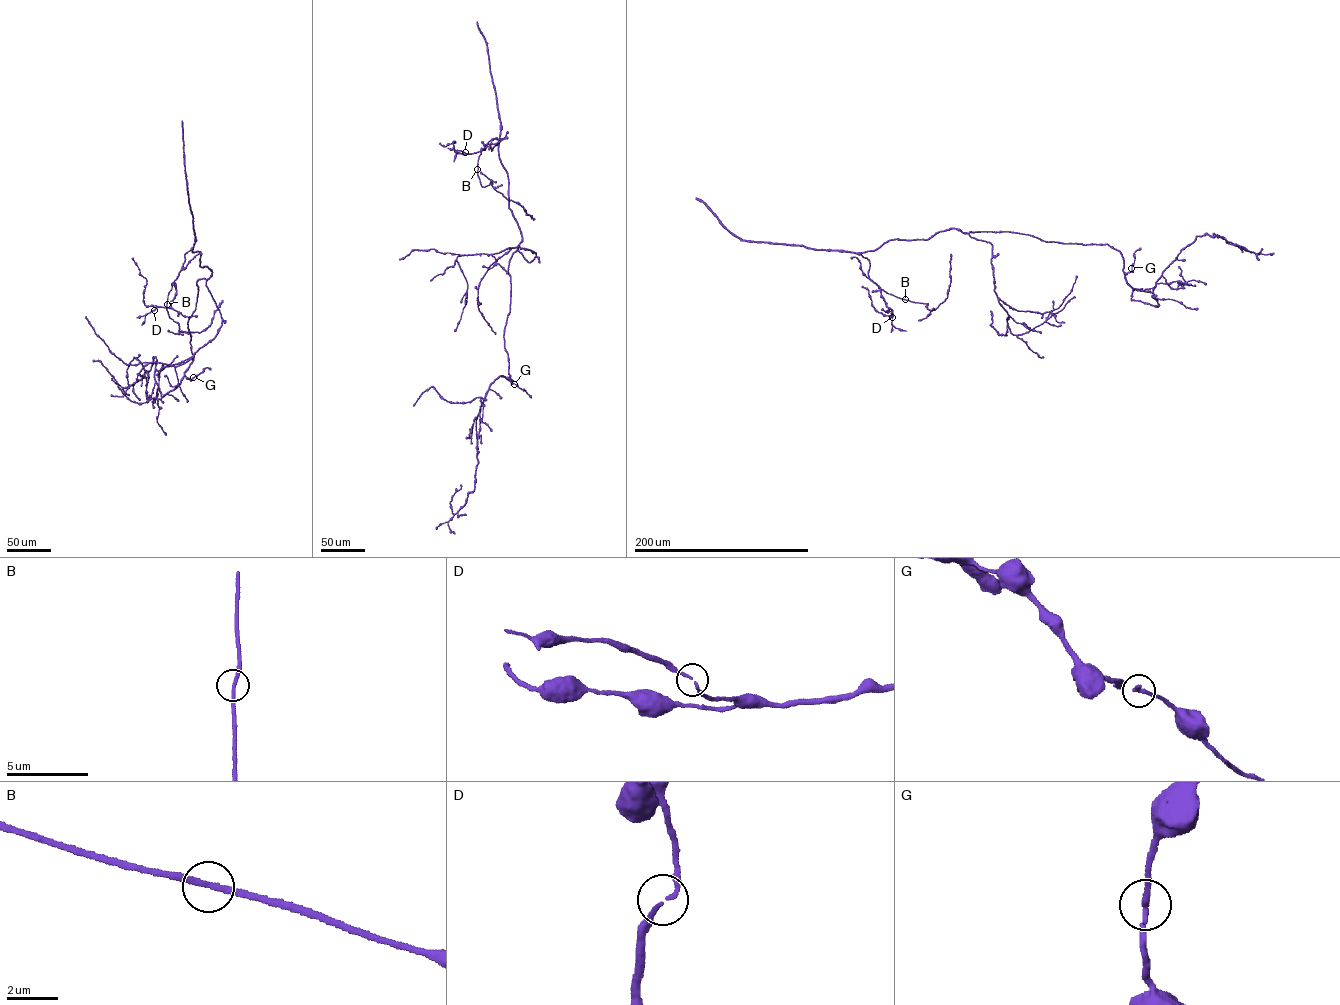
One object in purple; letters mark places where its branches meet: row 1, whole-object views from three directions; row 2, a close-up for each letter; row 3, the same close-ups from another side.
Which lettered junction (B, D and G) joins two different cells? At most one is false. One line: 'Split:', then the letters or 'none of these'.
Split: none of these

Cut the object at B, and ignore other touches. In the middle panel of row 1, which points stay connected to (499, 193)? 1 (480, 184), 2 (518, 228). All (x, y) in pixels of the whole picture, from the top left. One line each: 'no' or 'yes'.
1: yes
2: no

